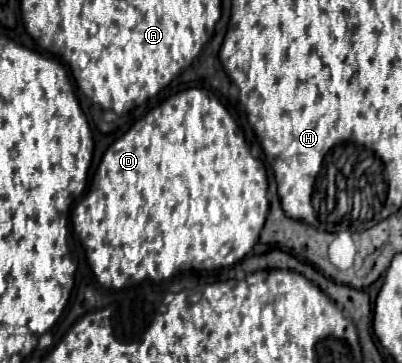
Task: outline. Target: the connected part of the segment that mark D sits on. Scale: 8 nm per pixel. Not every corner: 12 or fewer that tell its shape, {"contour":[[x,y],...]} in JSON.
{"contour":[[190,88],[102,156],[72,226],[104,288],[240,262],[264,164]]}

